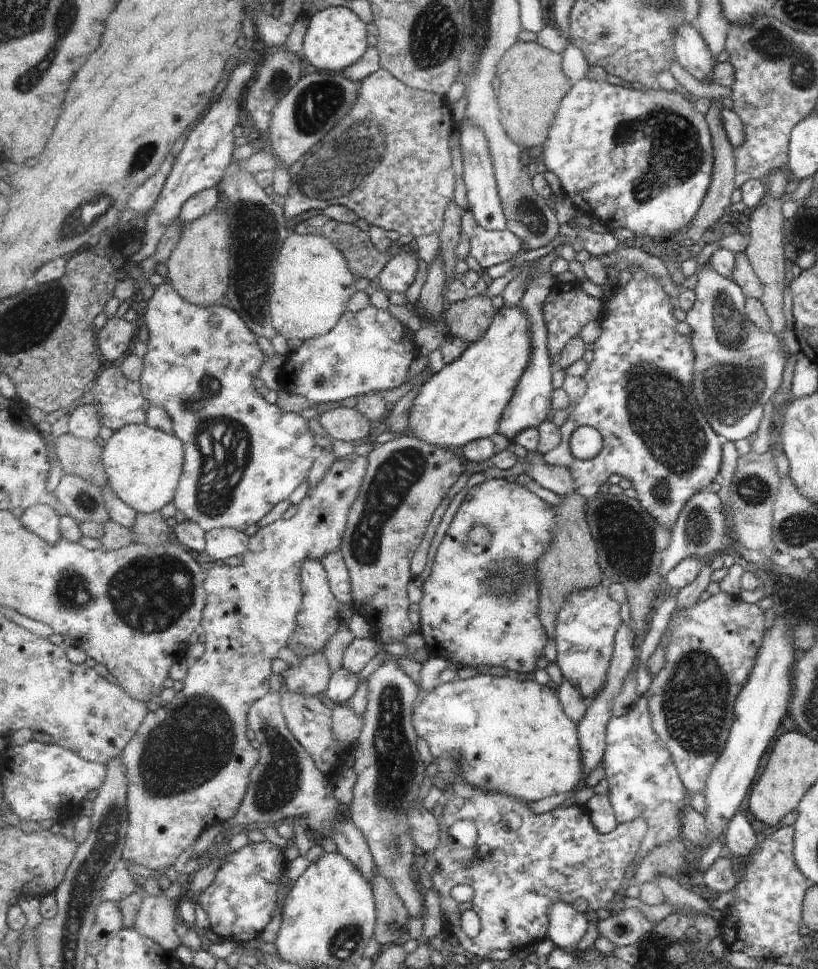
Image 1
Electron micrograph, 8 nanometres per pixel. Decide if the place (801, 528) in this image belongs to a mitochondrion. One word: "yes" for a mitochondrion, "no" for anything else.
yes

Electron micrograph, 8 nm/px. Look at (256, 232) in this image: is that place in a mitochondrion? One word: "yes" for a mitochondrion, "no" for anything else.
yes

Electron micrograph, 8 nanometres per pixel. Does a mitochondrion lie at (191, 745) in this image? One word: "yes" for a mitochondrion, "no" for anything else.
yes

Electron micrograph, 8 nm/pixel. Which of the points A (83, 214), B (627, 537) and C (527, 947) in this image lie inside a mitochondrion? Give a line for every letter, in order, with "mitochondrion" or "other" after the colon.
A: mitochondrion
B: mitochondrion
C: other

